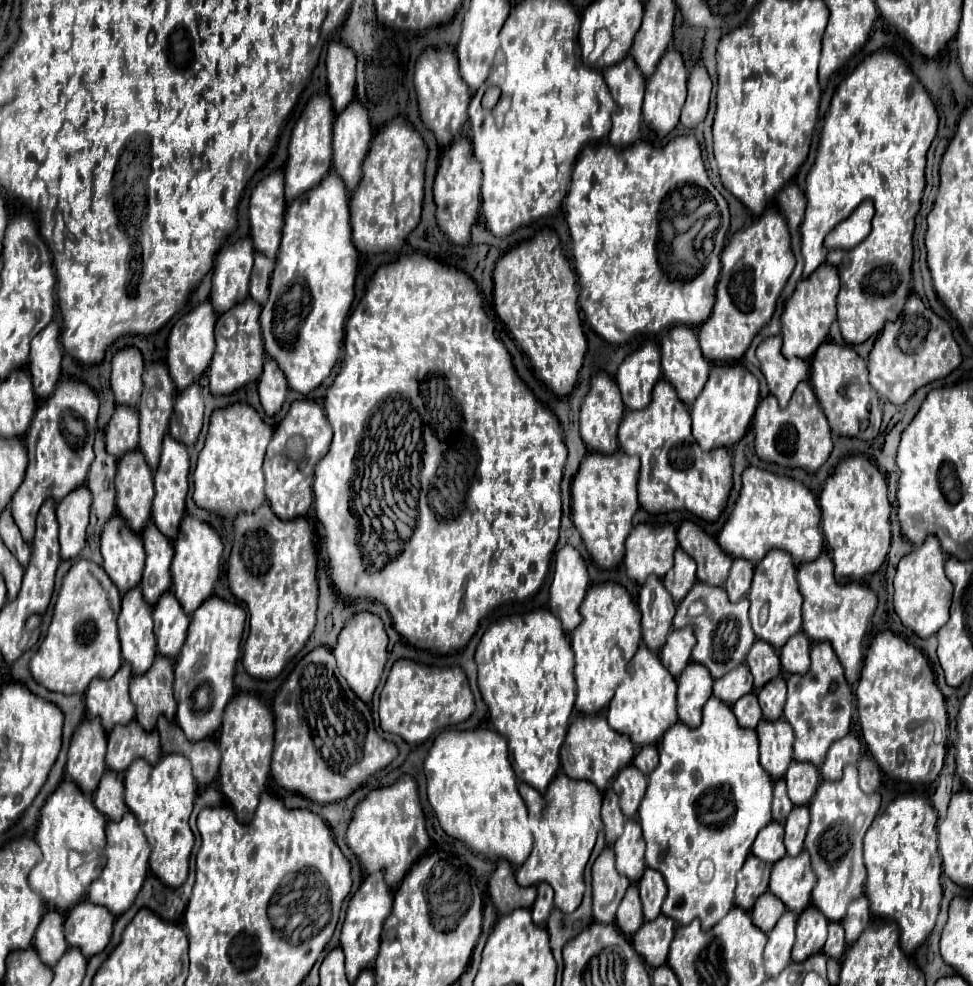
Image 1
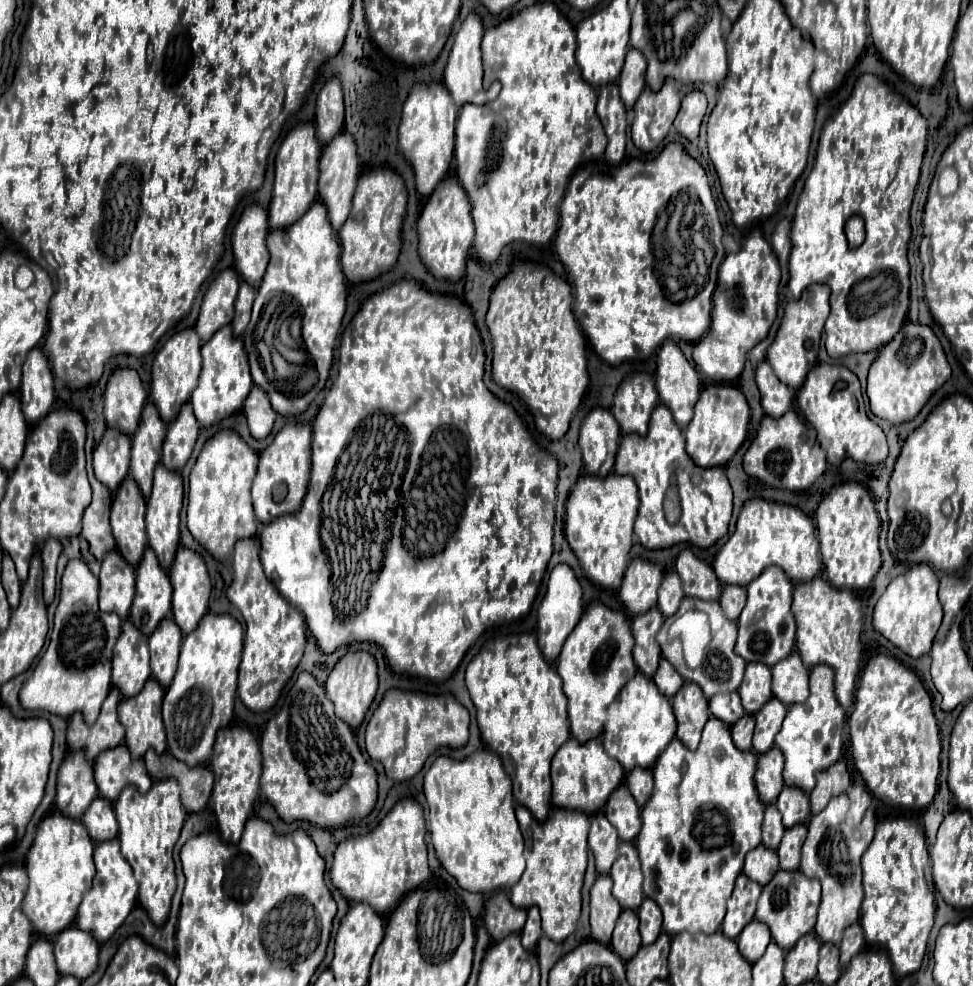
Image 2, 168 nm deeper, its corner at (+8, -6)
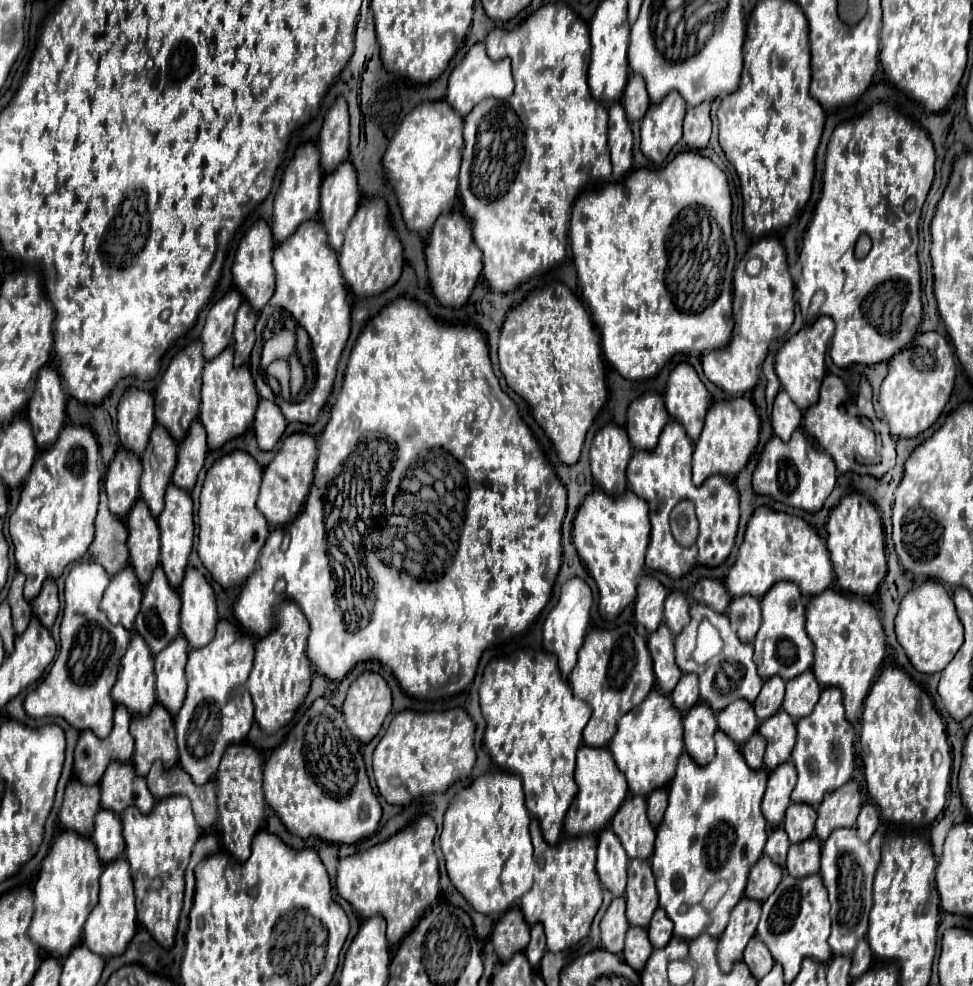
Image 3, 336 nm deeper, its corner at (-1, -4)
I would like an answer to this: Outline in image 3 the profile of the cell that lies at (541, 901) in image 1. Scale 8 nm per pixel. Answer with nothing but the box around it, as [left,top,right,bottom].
[525,922,545,968]

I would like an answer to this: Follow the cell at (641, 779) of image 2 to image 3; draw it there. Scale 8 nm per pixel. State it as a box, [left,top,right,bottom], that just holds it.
[647,790,667,826]

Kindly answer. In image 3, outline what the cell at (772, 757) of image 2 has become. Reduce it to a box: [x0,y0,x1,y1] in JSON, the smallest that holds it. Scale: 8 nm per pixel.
[763,762,797,826]

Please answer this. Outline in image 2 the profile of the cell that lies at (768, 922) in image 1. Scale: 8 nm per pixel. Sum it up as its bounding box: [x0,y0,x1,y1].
[736,920,772,964]

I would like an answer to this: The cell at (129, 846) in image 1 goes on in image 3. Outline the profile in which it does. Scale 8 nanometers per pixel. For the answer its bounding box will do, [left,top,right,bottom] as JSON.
[83,858,137,958]

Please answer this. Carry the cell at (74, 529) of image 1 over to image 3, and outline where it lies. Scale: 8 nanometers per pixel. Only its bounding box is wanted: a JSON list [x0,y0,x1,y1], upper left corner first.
[33,578,61,628]

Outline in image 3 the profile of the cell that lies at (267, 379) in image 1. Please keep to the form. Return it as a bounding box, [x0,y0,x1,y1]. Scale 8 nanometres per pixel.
[253,398,287,450]

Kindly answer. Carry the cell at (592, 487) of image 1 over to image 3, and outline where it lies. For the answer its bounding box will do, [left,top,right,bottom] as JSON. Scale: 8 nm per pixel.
[573,490,649,620]

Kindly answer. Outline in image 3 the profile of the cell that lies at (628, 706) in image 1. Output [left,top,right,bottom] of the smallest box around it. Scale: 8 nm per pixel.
[609,688,683,796]

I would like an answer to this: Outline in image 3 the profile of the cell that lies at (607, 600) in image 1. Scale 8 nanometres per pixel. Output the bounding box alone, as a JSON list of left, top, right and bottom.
[569,624,655,748]

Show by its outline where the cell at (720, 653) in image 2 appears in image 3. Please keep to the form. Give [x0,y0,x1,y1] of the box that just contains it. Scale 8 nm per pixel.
[675,602,763,712]

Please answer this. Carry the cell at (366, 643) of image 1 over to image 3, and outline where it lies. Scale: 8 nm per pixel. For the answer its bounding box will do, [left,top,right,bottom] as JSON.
[341,670,391,744]

